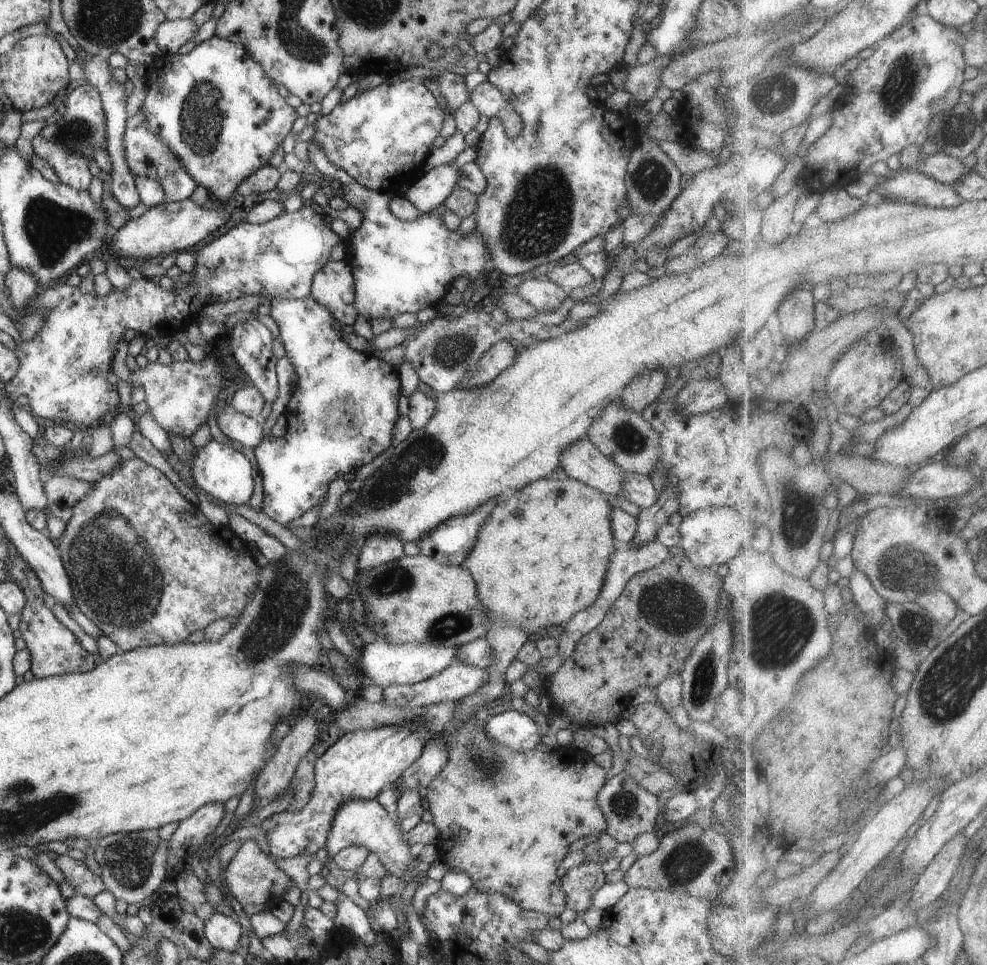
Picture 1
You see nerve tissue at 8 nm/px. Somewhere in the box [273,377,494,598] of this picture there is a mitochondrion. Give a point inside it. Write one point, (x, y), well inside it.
(425, 453)

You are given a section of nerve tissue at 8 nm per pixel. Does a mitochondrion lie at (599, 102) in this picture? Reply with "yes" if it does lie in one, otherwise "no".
no

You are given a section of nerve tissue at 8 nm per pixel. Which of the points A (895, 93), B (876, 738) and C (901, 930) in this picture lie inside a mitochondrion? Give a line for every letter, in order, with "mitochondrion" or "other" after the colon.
A: mitochondrion
B: other
C: other

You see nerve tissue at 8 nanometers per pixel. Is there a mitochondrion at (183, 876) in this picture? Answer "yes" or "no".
no

